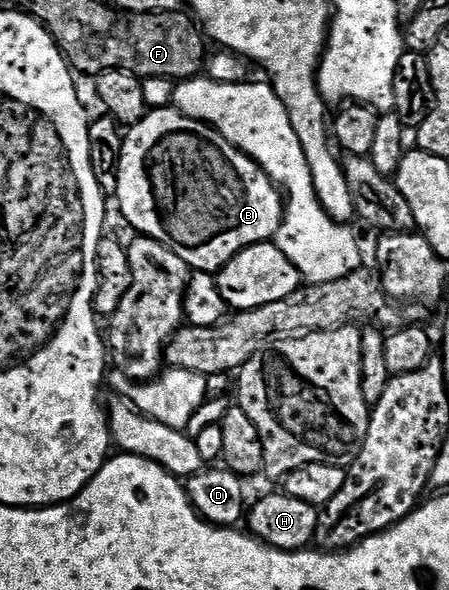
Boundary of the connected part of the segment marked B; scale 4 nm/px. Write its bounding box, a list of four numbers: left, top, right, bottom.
[114,105,286,273]

